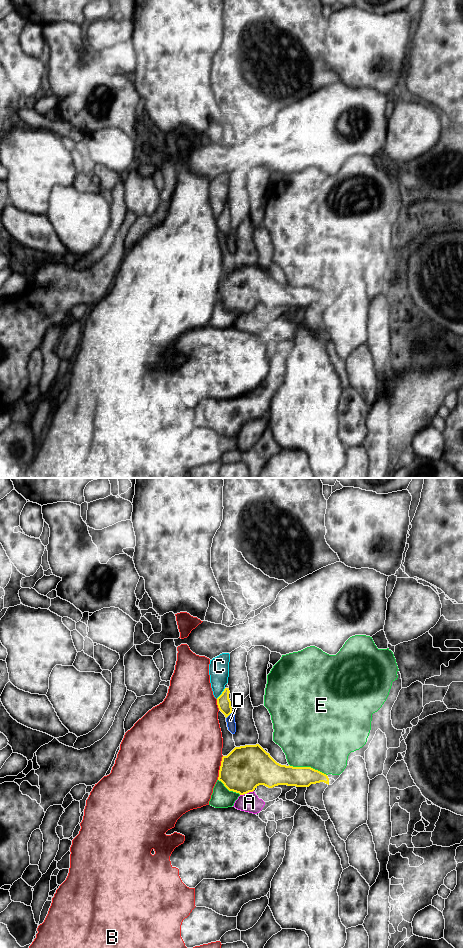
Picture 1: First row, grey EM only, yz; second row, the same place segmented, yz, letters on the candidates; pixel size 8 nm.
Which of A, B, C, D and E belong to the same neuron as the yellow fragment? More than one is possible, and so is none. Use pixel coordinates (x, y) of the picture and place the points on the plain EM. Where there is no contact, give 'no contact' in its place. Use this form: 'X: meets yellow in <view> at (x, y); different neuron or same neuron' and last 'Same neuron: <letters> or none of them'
A: meets yellow in yz at (246, 313); different neuron
B: meets yellow in yz at (220, 288); different neuron
C: meets yellow in yz at (222, 213); different neuron
D: meets yellow in yz at (229, 234); different neuron
E: meets yellow in yz at (308, 287); different neuron
Same neuron: none of them

